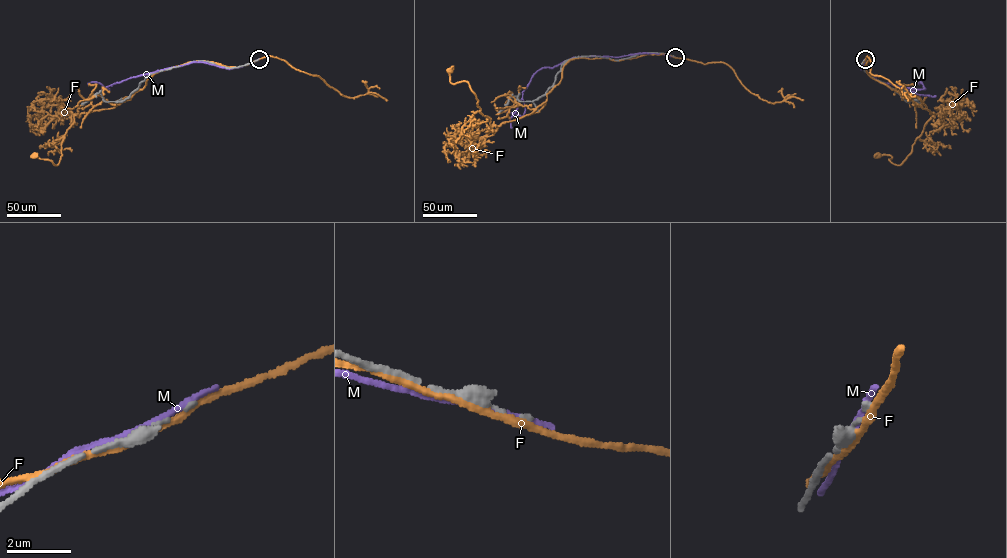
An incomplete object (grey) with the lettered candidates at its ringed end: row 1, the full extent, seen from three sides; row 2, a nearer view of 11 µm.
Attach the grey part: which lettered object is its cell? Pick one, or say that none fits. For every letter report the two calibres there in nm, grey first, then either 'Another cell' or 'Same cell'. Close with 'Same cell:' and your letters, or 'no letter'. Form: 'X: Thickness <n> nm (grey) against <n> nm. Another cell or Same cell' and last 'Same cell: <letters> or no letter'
F: Thickness 130 nm (grey) against 220 nm. Another cell
M: Thickness 130 nm (grey) against 240 nm. Another cell
Same cell: no letter

